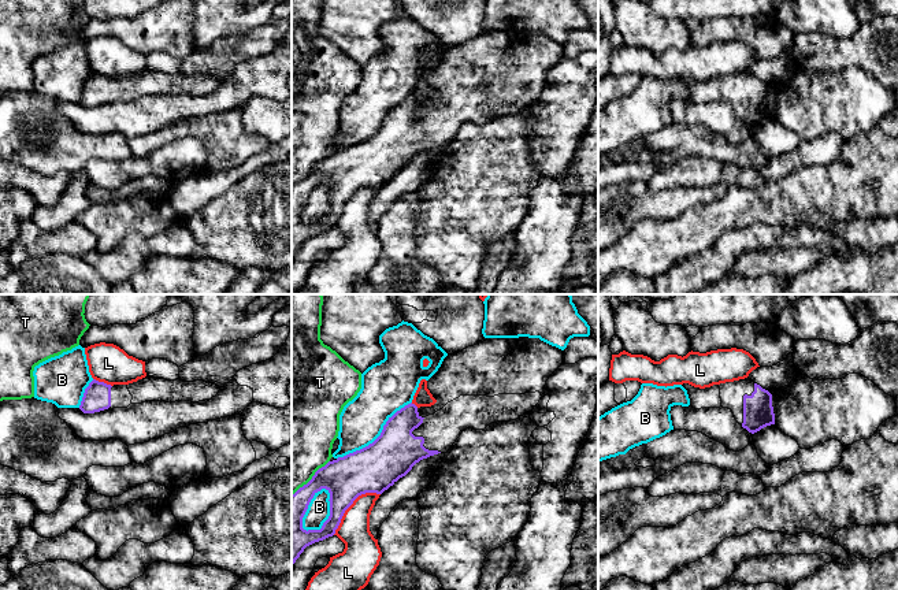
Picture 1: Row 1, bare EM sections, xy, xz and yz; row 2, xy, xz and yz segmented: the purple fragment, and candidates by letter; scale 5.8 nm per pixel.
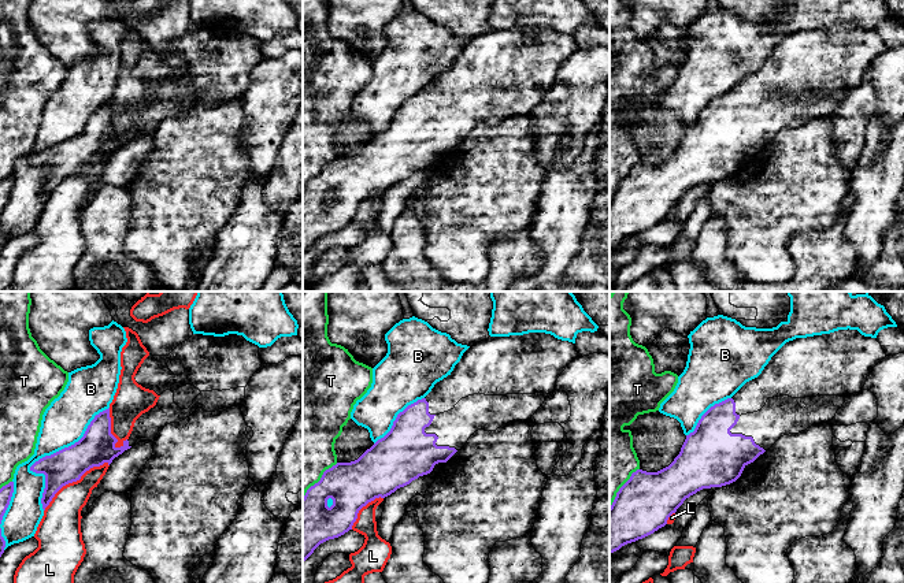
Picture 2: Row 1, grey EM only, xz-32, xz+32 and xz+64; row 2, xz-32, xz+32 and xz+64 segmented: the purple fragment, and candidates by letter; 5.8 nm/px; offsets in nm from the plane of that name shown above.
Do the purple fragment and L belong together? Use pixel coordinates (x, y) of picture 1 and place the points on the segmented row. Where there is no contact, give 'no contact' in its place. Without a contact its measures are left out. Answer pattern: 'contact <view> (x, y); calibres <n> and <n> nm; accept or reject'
contact xz (351, 504); calibres 280 and 190 nm; reject

